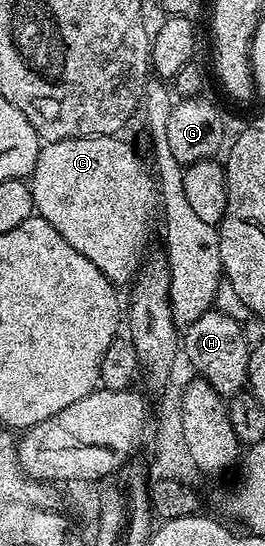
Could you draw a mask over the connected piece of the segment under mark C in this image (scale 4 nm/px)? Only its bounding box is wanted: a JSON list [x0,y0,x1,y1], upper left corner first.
[28,135,159,285]

